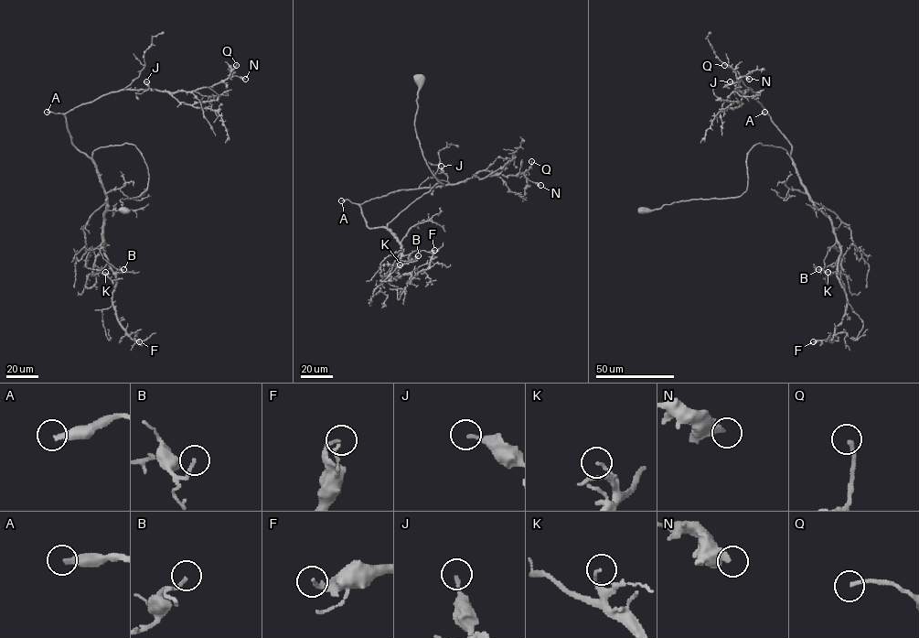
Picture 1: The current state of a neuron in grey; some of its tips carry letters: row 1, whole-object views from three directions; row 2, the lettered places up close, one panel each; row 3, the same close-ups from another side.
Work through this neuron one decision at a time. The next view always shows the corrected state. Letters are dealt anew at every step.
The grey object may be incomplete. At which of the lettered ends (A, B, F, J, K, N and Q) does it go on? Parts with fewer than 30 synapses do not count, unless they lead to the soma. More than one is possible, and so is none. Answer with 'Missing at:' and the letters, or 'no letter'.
Missing at: A, F

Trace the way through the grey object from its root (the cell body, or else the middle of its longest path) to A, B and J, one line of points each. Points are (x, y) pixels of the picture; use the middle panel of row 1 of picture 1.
A: (419, 79), (417, 138), (428, 167), (443, 184), (417, 199), (387, 227), (369, 228), (357, 204), (341, 200)
B: (419, 79), (417, 138), (443, 184), (387, 226), (400, 245), (397, 272), (399, 261), (418, 255)
J: (419, 79), (417, 138), (443, 184), (387, 227), (367, 225), (361, 204), (401, 189), (446, 186), (441, 166)

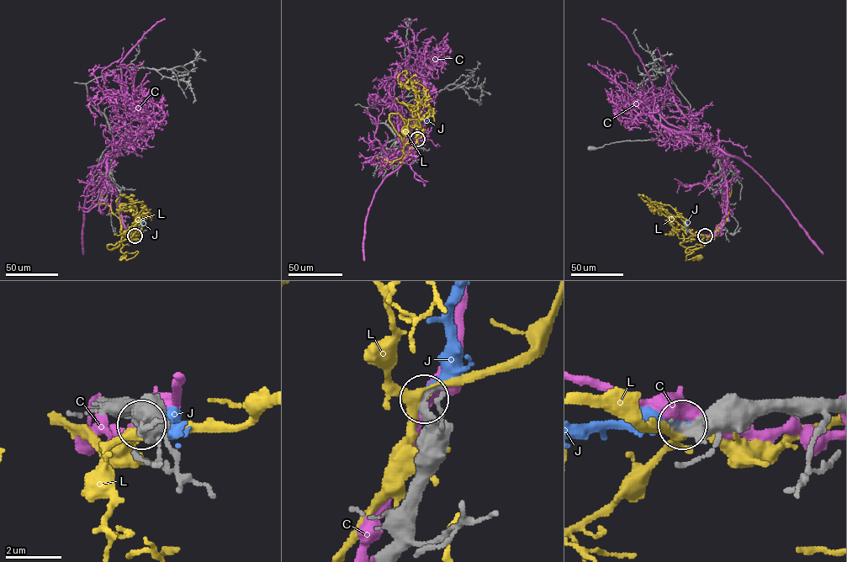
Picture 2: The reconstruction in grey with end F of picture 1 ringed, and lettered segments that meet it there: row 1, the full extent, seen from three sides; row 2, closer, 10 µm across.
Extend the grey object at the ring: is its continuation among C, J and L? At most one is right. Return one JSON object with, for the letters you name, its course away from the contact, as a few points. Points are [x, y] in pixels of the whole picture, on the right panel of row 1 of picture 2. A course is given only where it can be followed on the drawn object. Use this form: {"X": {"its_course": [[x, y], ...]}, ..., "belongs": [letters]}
{"J": {"its_course": [[705, 235], [690, 233], [686, 229], [686, 220]]}, "belongs": ["J"]}

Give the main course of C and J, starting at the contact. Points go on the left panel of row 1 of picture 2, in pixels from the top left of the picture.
C: (134, 235), (124, 225), (115, 188), (106, 178), (106, 160), (142, 124), (123, 85), (120, 62), (165, 18)
J: (134, 235), (143, 220)

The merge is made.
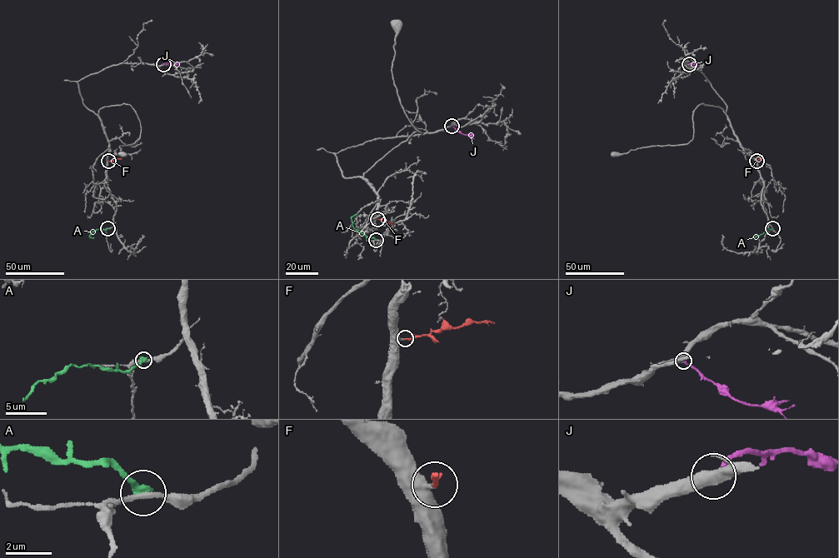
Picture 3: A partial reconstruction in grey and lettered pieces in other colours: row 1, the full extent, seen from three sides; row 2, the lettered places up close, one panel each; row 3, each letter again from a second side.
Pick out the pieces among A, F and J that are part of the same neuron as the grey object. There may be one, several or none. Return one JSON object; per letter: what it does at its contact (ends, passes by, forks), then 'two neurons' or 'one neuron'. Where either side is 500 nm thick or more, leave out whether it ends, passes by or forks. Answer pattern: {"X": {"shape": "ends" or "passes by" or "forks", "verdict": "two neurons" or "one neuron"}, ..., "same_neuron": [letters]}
{"A": {"shape": "ends", "verdict": "two neurons"}, "F": {"shape": "ends", "verdict": "one neuron"}, "J": {"shape": "ends", "verdict": "one neuron"}, "same_neuron": ["F", "J"]}

